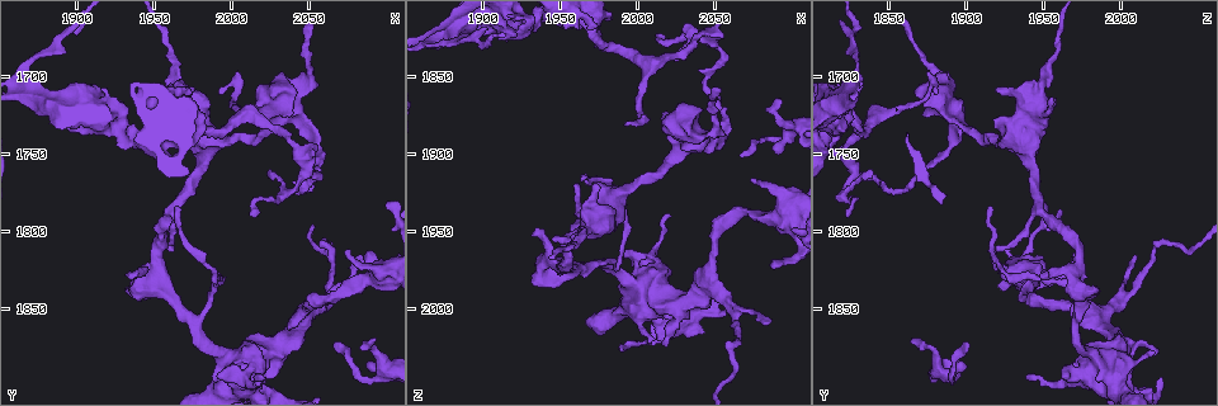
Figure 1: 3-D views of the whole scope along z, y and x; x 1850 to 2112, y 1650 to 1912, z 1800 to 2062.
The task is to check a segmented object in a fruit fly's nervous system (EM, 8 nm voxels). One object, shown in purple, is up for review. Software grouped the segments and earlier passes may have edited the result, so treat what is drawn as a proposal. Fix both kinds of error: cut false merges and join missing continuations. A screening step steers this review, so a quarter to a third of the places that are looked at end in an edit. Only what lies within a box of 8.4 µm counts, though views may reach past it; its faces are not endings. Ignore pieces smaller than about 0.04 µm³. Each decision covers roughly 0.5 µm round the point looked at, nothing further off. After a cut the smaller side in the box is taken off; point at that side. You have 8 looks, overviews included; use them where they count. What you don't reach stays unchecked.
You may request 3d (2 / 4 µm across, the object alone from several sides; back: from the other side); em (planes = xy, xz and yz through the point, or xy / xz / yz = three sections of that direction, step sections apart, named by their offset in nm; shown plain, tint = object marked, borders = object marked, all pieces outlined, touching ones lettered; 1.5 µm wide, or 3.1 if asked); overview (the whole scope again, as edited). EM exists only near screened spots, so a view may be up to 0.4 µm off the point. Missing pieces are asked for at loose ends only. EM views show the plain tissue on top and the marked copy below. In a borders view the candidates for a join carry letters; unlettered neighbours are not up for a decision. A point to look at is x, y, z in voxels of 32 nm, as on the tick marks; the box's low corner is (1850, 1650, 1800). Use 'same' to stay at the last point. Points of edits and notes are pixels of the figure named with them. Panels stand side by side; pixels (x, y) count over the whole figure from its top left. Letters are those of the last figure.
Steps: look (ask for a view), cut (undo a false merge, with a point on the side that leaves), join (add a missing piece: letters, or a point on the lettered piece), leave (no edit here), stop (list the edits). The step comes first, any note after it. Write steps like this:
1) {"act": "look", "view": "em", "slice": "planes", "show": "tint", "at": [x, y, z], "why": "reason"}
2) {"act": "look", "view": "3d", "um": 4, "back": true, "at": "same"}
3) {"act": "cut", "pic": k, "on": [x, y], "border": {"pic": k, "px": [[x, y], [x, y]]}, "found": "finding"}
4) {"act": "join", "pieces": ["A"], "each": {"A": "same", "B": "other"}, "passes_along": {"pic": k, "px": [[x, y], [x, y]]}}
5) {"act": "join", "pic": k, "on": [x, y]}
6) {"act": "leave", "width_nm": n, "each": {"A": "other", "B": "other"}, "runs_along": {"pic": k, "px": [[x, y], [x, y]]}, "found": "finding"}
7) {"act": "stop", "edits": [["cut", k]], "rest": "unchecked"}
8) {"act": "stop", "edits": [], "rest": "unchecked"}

{"act": "look", "view": "3d", "um": 2, "back": true, "at": [2086, 1812, 1972], "why": "an open end"}

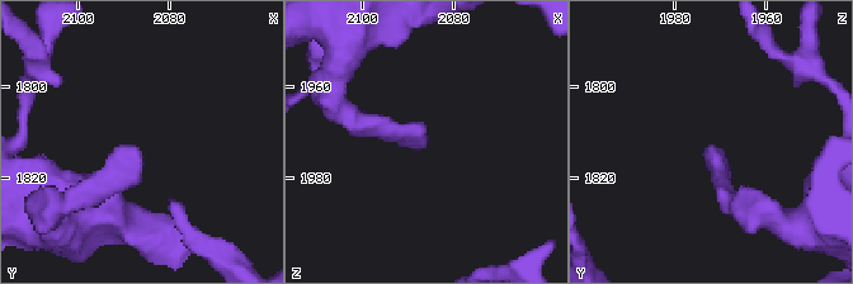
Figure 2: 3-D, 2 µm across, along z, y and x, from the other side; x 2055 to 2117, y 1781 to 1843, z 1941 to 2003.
{"act": "look", "view": "em", "slice": "yz", "step": 8, "show": "tint", "at": [2088, 1812, 1972]}

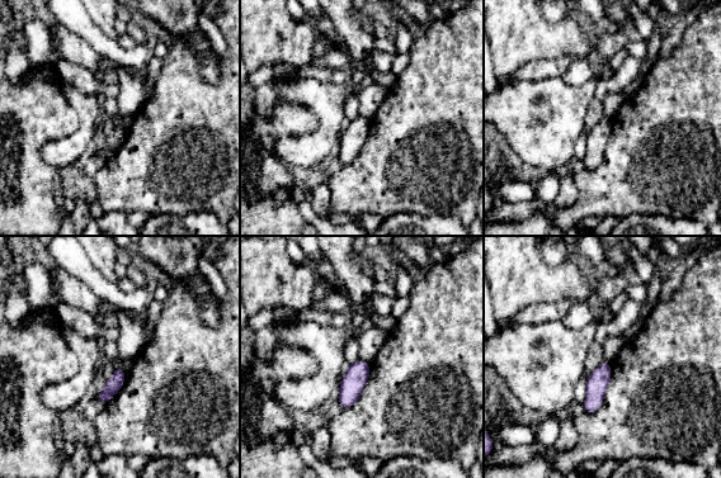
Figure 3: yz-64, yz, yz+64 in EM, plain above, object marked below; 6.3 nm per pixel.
{"act": "look", "view": "em", "slice": "planes", "show": "borders", "at": "same", "why": "another direction"}

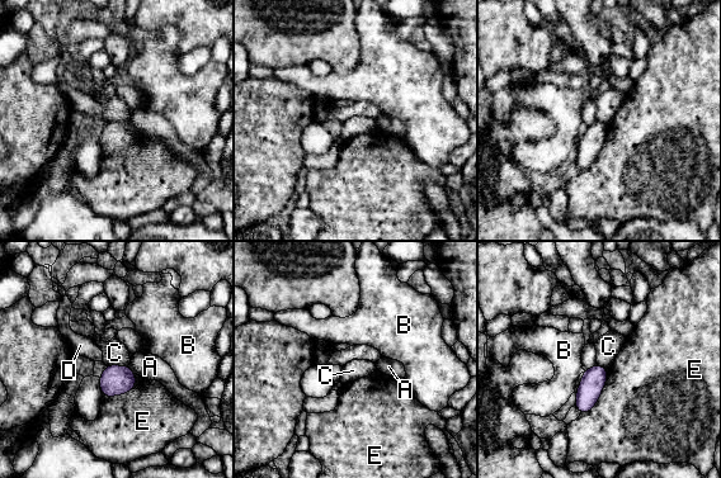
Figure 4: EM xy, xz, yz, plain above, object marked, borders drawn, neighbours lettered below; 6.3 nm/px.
{"act": "leave", "each": {"A": "other", "B": "other", "C": "other", "D": "other", "E": "other"}, "border": {"pic": 4, "px": [[127, 365], [107, 367]]}, "found": "no lettered piece goes on from it"}

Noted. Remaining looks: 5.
{"act": "look", "view": "3d", "um": 2, "at": [1990, 1896, 2026]}

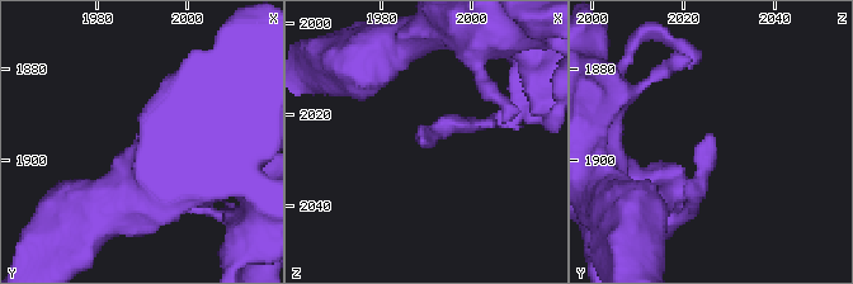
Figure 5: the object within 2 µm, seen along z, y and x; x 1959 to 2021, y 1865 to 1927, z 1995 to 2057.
{"act": "look", "view": "em", "slice": "planes", "show": "borders", "at": [1989, 1895, 2026]}

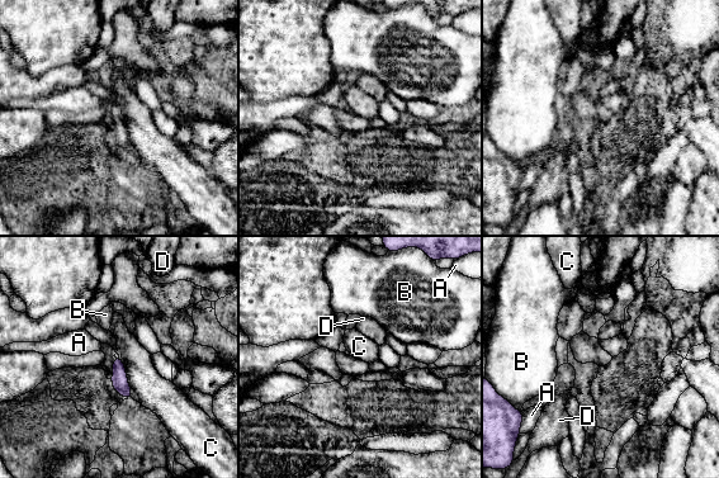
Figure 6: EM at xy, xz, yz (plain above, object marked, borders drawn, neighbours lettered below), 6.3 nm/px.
{"act": "leave", "width_nm": 100, "each": {"A": "other", "B": "other", "C": "other", "D": "other"}, "found": "no lettered piece goes on from it"}

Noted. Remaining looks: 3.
{"act": "look", "view": "em", "slice": "planes", "show": "borders", "at": [1992, 1710, 1878], "why": "thin end"}

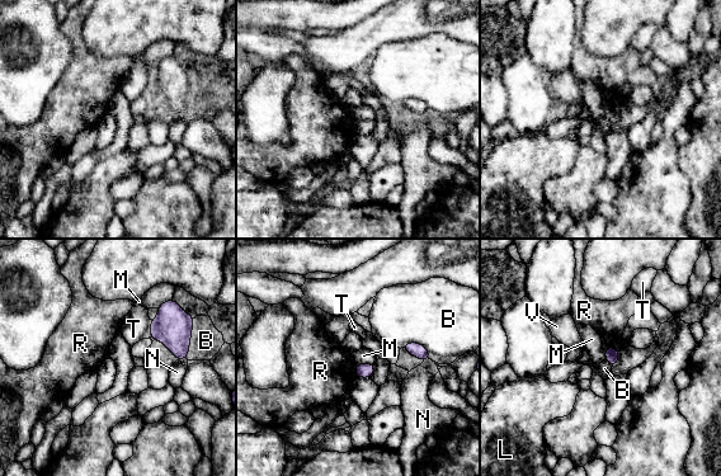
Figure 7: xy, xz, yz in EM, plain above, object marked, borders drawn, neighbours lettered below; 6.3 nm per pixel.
{"act": "leave", "longest_contact_nm": ["B", 220], "each": {"B": "other", "L": "other", "M": "other", "N": "other", "R": "other", "T": "other", "V": "other"}, "border": {"pic": 7, "px": [[401, 345], [420, 343], [432, 359]]}, "found": "none of them fits"}

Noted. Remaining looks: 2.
{"act": "stop", "edits": [], "rest": "unchecked"}

